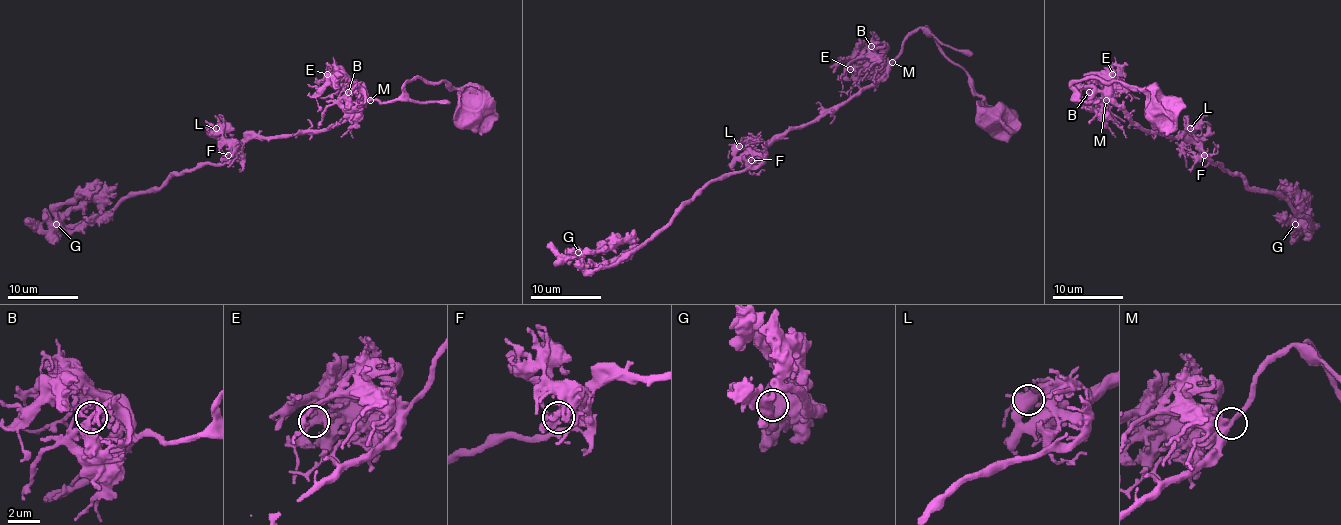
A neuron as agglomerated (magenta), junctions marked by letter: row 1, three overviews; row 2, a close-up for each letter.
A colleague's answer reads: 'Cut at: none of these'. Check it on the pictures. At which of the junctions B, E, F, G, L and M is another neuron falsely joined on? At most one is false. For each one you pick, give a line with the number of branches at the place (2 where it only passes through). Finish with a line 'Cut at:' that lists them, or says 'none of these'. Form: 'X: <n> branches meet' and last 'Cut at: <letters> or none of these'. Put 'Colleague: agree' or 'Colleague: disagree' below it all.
Cut at: none of these
Colleague: agree

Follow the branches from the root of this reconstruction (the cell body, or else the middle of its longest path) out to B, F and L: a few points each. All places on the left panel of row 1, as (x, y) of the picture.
B: (466, 107), (445, 81), (420, 77), (385, 102), (357, 86), (348, 92)
F: (466, 107), (445, 81), (413, 77), (396, 99), (366, 100), (325, 128), (244, 137), (228, 155)
L: (466, 107), (445, 81), (413, 77), (396, 99), (366, 100), (320, 130), (243, 144), (216, 128)

